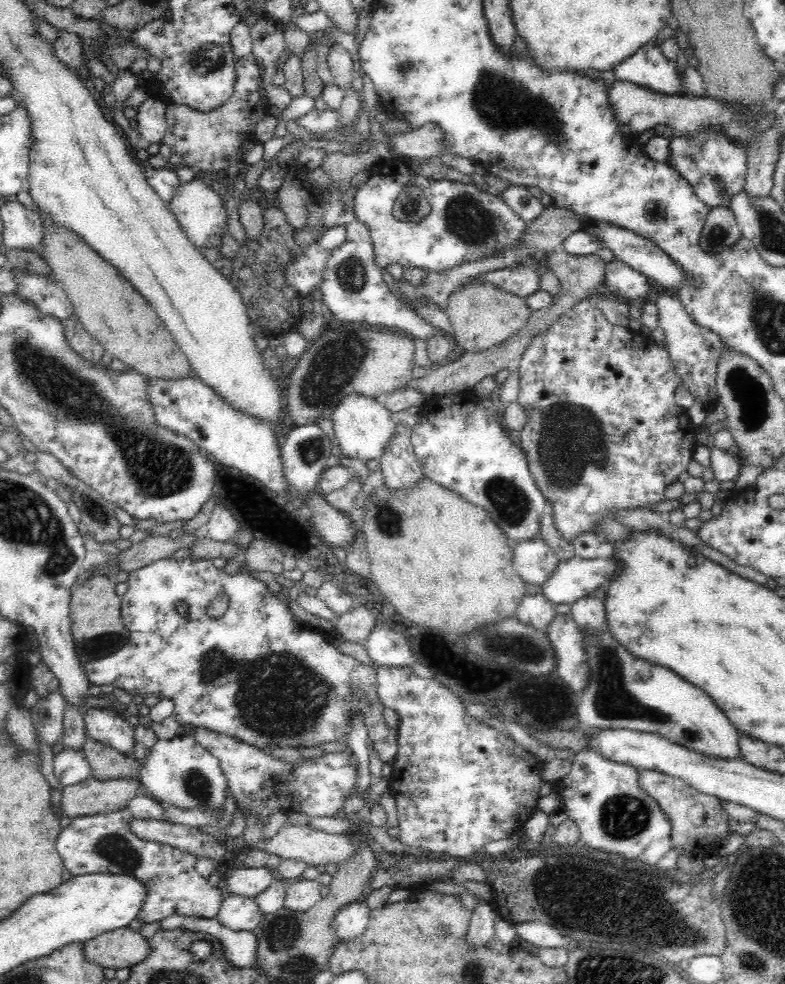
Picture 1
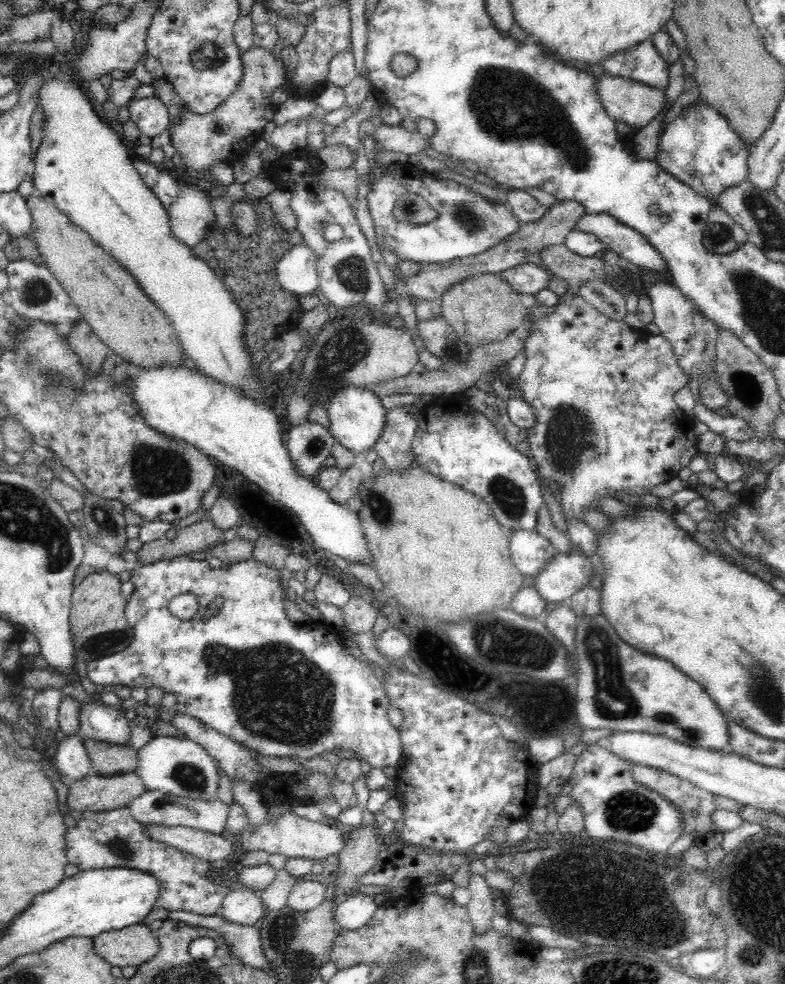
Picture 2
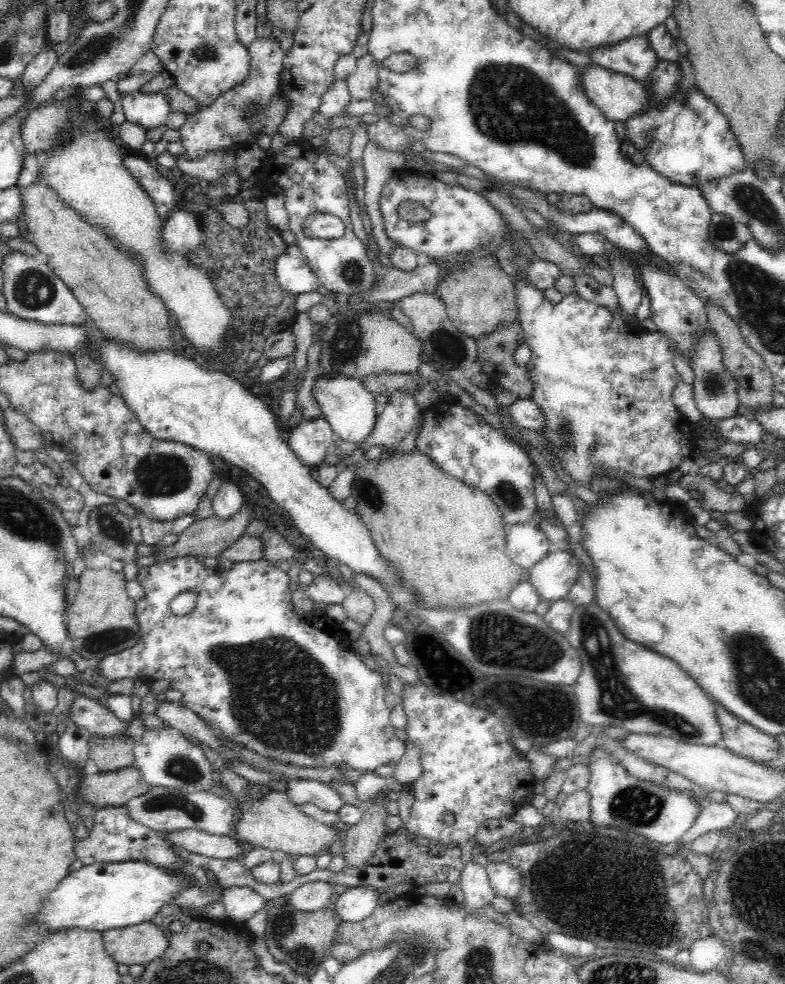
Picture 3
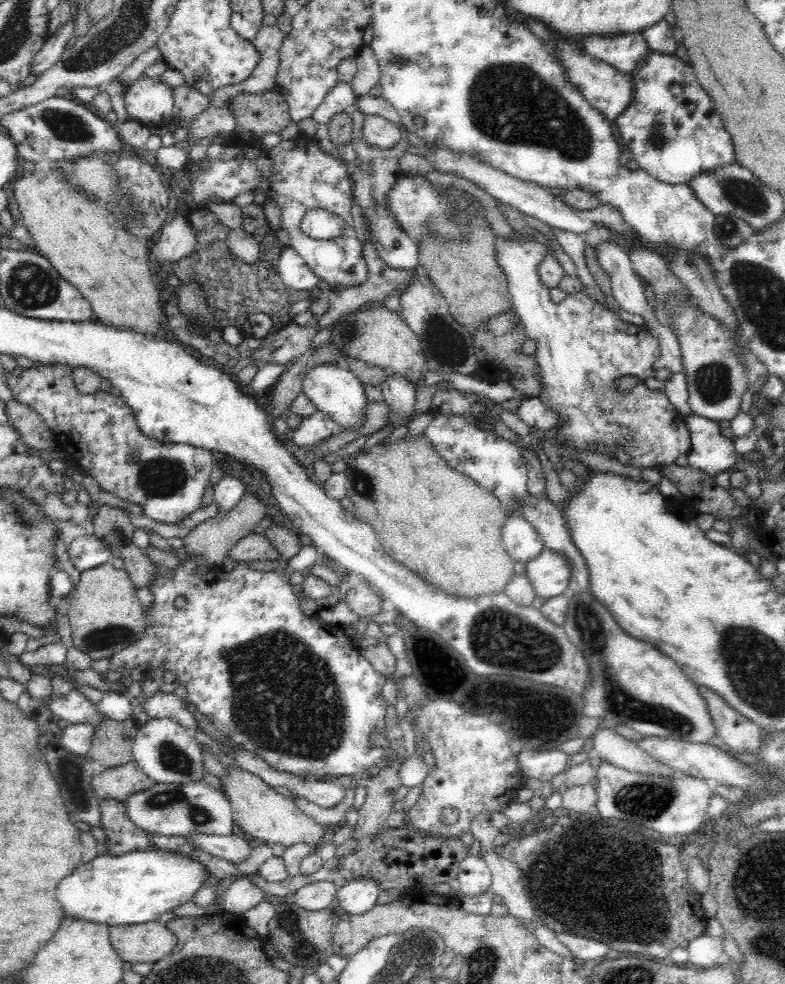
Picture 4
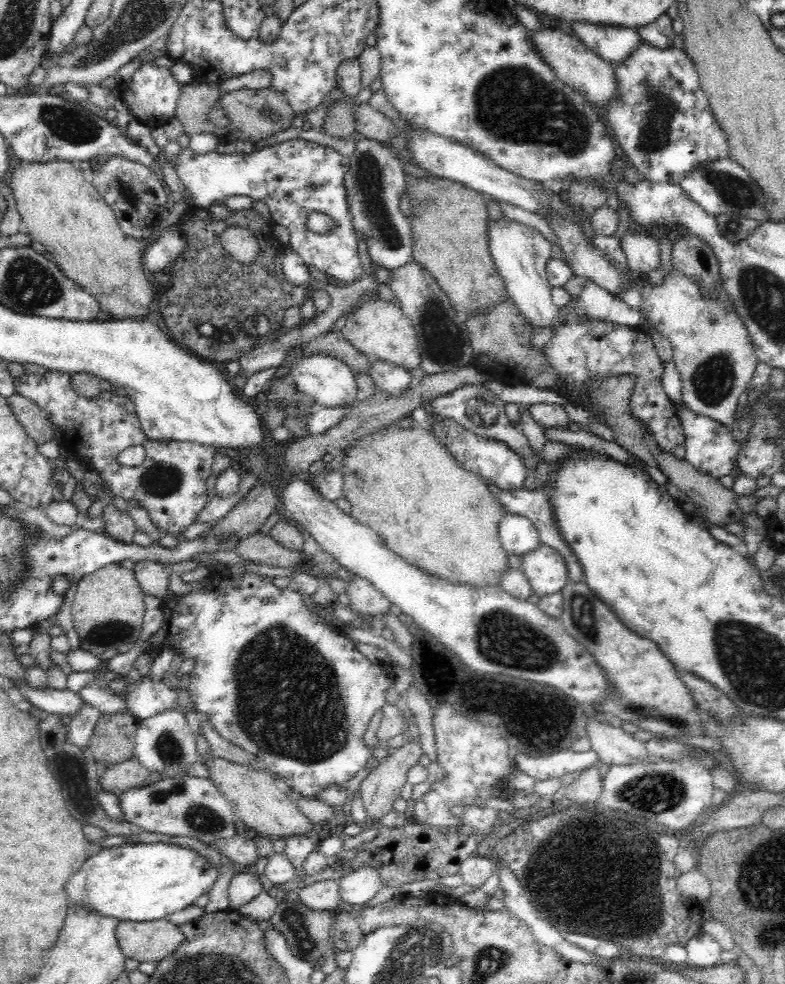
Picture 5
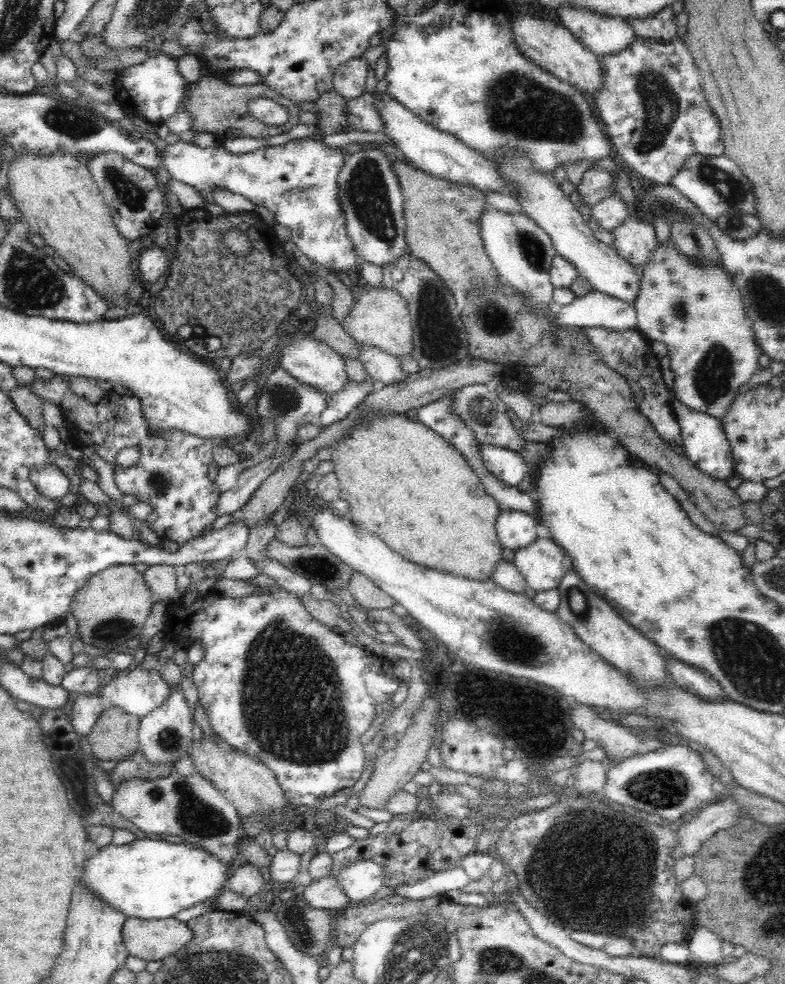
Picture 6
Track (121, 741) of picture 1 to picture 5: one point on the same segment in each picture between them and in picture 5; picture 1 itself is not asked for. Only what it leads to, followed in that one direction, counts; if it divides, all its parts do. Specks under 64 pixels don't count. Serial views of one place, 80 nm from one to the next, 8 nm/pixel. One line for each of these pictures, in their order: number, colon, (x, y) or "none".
2: (101, 722)
3: (95, 717)
4: (75, 707)
5: (64, 702)

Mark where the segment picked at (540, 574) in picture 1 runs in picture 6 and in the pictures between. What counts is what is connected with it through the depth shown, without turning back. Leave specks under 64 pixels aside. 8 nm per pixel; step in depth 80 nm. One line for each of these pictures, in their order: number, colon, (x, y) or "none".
2: (530, 552)
3: (526, 544)
4: (521, 540)
5: (518, 536)
6: (515, 530)

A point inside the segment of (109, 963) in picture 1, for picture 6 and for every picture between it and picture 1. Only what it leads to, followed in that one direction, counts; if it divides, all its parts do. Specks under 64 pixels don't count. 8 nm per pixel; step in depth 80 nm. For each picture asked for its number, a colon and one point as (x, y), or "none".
2: (131, 946)
3: (142, 943)
4: (148, 942)
5: (143, 941)
6: (149, 940)

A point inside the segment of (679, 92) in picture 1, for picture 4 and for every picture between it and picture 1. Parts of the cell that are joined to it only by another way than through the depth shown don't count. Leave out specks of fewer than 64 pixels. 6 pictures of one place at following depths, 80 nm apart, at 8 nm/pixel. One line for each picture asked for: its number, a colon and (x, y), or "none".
2: (643, 63)
3: (635, 57)
4: (626, 52)

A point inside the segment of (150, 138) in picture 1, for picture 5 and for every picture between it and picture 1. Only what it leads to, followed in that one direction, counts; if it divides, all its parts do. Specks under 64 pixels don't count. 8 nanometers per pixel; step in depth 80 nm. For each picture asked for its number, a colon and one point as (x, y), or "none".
2: (152, 117)
3: (149, 111)
4: (148, 101)
5: (152, 94)

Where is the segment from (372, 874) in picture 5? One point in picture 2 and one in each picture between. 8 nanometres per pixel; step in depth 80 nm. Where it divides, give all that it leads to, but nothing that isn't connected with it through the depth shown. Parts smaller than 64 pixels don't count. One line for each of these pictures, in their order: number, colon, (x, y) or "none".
2: (352, 913)
3: (354, 905)
4: (358, 896)

